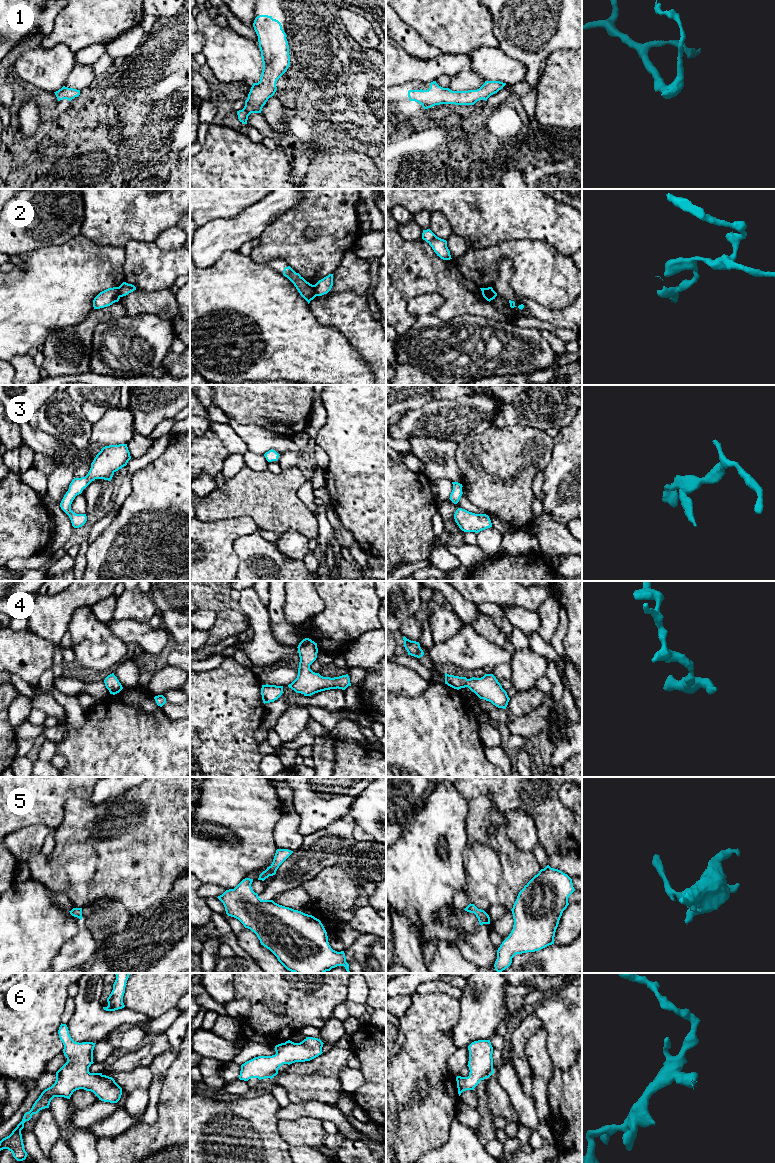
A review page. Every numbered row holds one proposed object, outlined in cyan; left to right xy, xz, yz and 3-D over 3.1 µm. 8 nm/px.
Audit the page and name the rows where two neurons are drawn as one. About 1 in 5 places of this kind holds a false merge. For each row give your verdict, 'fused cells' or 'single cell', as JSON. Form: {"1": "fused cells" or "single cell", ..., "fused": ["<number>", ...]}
{"1": "single cell", "2": "fused cells", "3": "single cell", "4": "single cell", "5": "single cell", "6": "single cell", "fused": ["2"]}

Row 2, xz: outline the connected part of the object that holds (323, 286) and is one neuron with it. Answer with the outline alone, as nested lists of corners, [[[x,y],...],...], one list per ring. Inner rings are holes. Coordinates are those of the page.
[[[329,274],[314,285],[316,296],[327,294],[331,290],[332,286],[333,274]]]

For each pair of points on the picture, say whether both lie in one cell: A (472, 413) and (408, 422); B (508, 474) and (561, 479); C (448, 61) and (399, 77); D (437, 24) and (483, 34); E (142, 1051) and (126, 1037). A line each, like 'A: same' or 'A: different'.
A: same
B: different
C: same
D: same
E: different

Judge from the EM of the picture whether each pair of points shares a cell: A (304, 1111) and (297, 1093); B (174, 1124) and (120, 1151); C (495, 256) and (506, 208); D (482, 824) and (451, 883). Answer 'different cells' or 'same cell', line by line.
A: different cells
B: same cell
C: different cells
D: different cells

